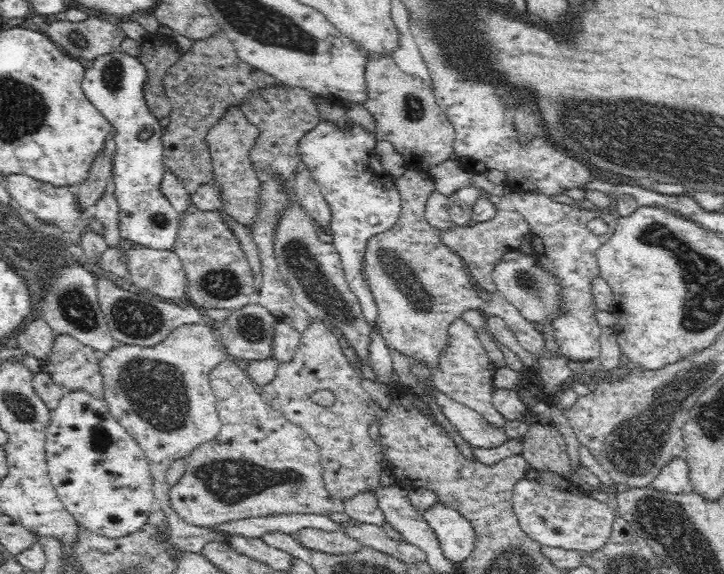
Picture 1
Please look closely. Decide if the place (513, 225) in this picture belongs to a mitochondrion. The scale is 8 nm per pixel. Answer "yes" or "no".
no

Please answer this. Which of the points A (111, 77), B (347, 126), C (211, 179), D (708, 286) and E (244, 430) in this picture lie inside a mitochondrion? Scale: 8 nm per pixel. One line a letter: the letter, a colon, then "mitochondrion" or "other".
A: mitochondrion
B: other
C: other
D: mitochondrion
E: other

